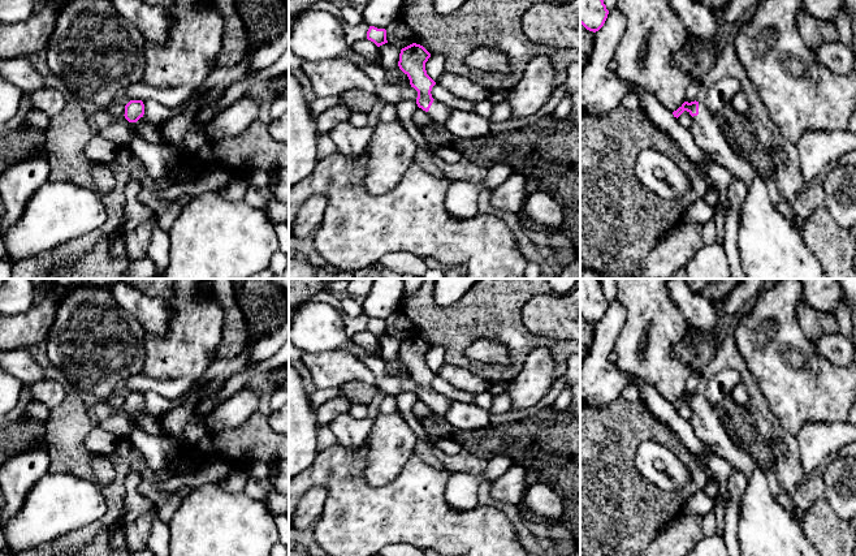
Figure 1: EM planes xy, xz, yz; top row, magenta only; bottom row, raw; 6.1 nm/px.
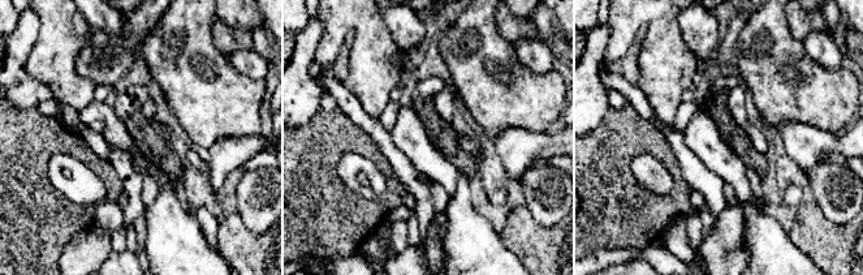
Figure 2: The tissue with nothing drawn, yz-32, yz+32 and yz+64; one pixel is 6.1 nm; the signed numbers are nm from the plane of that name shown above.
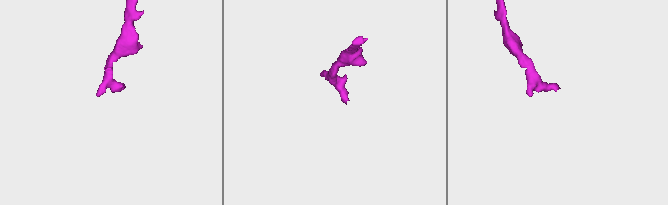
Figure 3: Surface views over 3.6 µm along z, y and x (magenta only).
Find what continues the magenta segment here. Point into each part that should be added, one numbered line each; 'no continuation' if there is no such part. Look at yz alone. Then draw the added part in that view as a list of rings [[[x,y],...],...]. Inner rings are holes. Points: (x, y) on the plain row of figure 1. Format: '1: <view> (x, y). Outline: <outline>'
1: yz (705, 422). Outline: [[[699,395],[699,406],[692,409],[689,422],[704,445],[712,447],[718,457],[729,462],[732,469],[742,471],[748,480],[752,478],[755,458],[729,438],[717,409],[704,395]]]

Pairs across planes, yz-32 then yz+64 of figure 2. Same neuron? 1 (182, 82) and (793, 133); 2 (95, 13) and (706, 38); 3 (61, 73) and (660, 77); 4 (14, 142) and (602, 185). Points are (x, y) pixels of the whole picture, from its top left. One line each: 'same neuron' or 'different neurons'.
1: different neurons
2: same neuron
3: same neuron
4: same neuron

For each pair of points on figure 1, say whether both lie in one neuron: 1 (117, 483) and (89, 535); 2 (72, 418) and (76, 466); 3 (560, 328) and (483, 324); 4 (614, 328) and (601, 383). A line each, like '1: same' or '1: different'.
1: same
2: same
3: different
4: same

